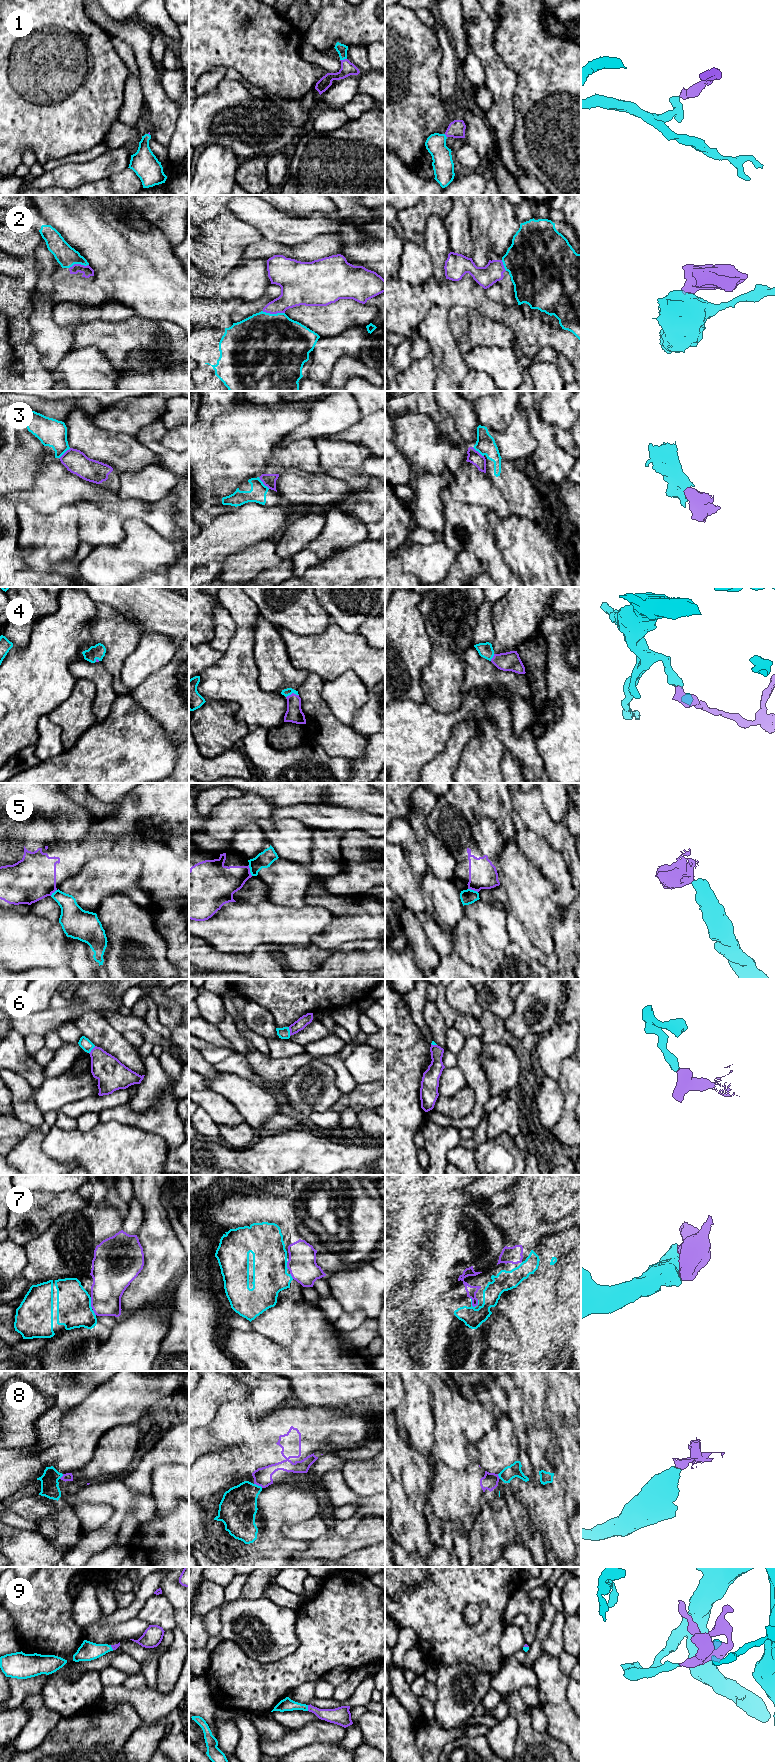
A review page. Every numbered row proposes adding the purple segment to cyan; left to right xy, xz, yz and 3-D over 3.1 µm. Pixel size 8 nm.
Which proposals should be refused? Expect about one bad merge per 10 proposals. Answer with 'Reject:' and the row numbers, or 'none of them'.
Reject: 3, 5, 8

